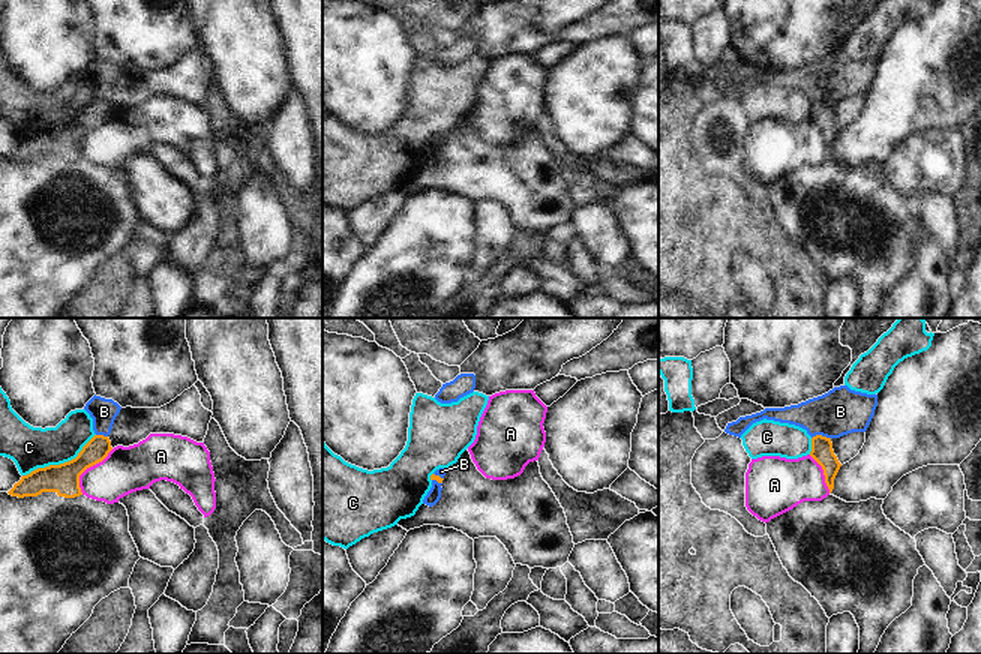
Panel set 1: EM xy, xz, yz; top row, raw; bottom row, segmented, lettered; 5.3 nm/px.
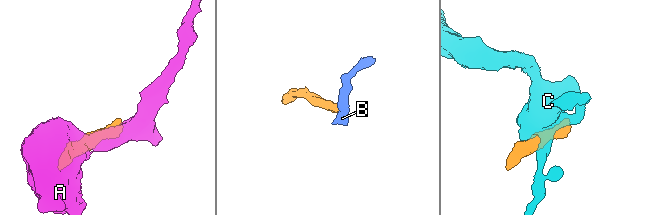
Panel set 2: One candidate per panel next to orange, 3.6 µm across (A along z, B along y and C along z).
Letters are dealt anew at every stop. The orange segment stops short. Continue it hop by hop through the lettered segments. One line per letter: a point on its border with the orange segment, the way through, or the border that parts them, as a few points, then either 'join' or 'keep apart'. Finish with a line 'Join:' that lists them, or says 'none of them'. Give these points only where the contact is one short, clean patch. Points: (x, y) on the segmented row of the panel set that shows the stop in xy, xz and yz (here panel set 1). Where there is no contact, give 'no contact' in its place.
A: meets orange in xy at (87, 467); keep apart
B: meets orange in yz at (821, 435); border along yz (812, 437), (822, 435), (831, 438); keep apart
C: meets orange in xy at (60, 464); keep apart
Join: none of them

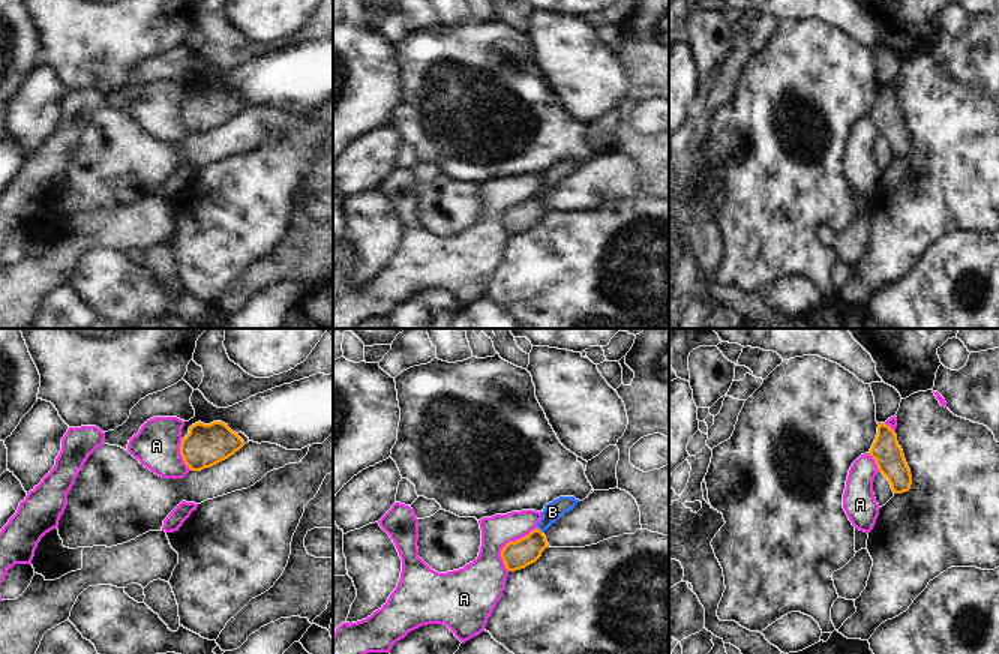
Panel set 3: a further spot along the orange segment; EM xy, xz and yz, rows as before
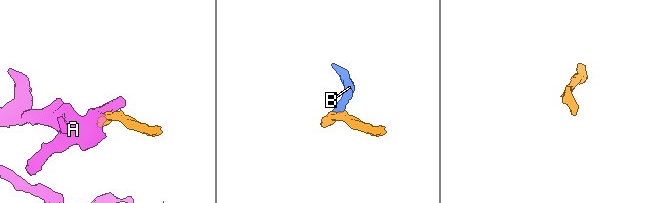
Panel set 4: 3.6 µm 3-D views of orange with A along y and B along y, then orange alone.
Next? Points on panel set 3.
A: meets orange in xz at (507, 543); border along xz (536, 527), (503, 548), (501, 560), (507, 570); keep apart
B: meets orange in xz at (539, 530); runs through xz (516, 555), (539, 530), (552, 512); join
Join: B

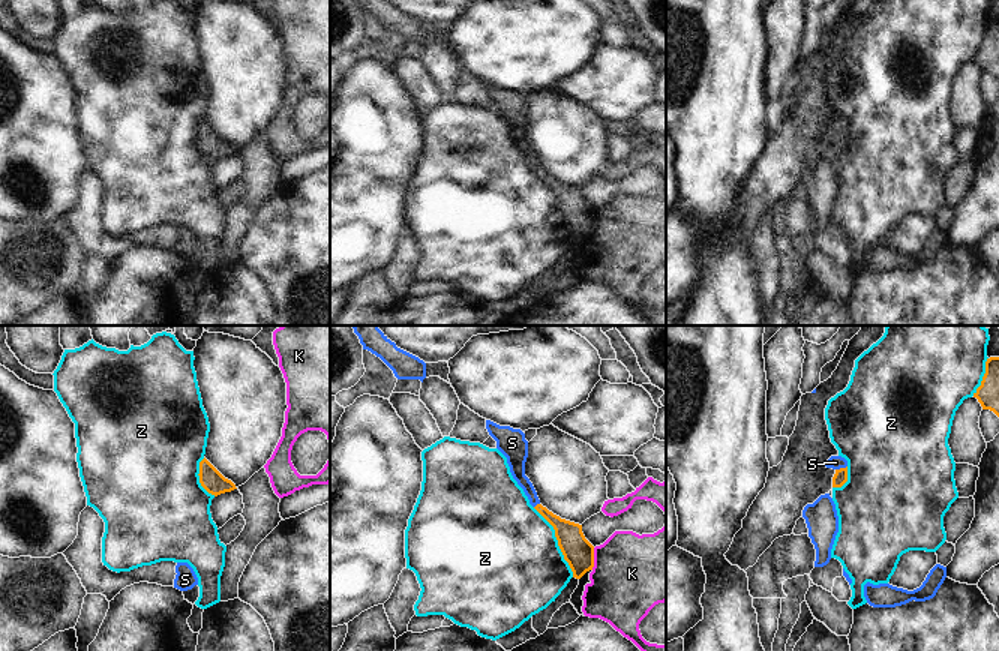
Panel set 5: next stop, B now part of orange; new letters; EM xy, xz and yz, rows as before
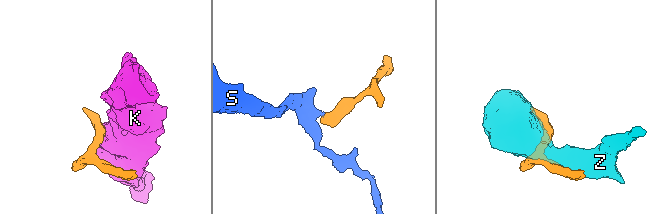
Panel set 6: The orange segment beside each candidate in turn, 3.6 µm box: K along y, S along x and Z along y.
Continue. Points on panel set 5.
K: meets orange in xz at (593, 558); border along xz (594, 548), (594, 566), (591, 569); keep apart
S: meets orange in yz at (840, 468); runs through yz (840, 477), (840, 468), (836, 462); join
Z: meets orange in xz at (558, 542); keep apart
Join: S

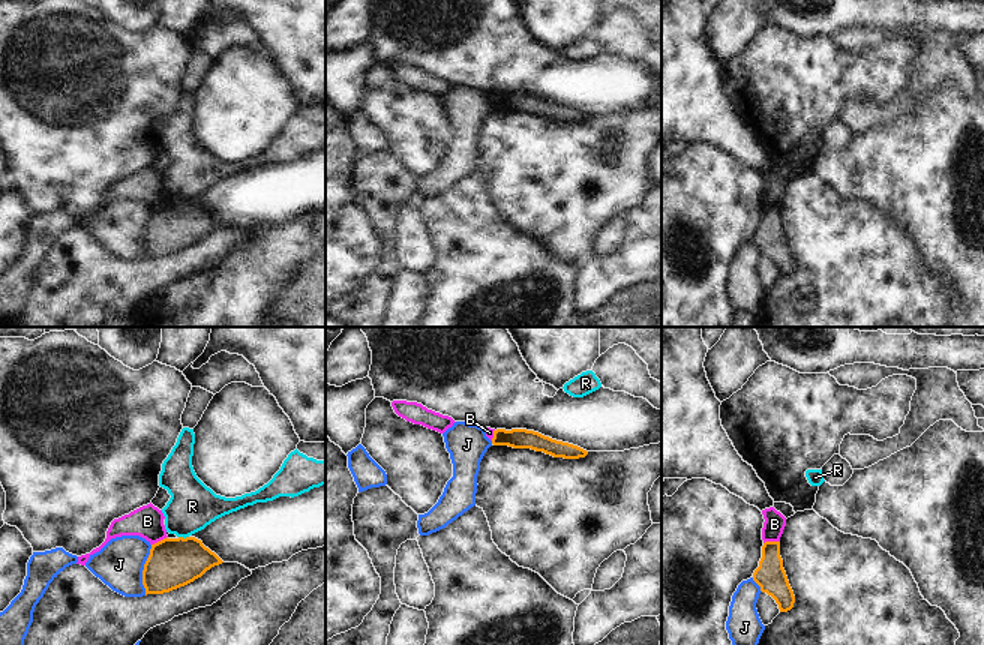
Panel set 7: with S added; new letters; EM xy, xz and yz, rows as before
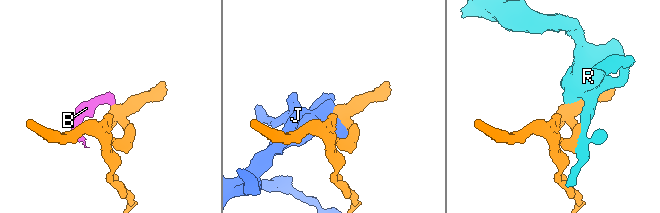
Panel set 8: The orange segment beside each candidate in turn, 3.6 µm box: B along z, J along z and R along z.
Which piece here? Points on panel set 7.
B: meets orange in xy at (161, 540); border along xy (167, 536), (152, 545); keep apart
J: meets orange in xy at (143, 570); keep apart
R: meets orange in xy at (182, 537); keep apart
Join: none of them

